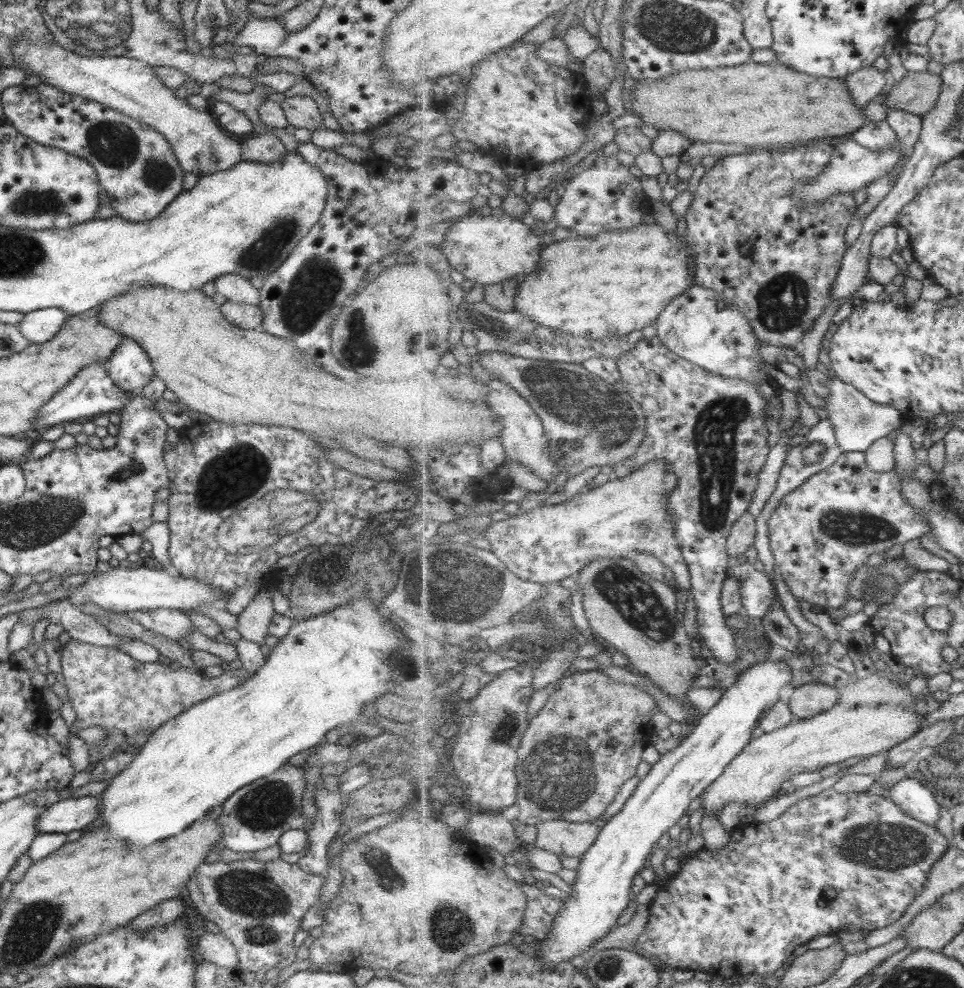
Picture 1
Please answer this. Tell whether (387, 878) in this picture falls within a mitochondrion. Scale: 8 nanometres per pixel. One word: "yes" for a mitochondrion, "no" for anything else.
yes

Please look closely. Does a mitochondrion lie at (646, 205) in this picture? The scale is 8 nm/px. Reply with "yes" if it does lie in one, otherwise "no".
no

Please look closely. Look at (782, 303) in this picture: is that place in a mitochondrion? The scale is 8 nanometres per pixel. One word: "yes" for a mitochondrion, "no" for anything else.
yes

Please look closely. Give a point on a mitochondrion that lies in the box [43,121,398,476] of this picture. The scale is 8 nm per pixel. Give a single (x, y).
(301, 304)

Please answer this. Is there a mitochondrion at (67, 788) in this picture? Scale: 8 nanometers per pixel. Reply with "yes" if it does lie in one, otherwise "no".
no

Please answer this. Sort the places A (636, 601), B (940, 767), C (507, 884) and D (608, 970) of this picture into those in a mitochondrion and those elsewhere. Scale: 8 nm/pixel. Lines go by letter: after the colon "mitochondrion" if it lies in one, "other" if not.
A: mitochondrion
B: mitochondrion
C: other
D: mitochondrion

